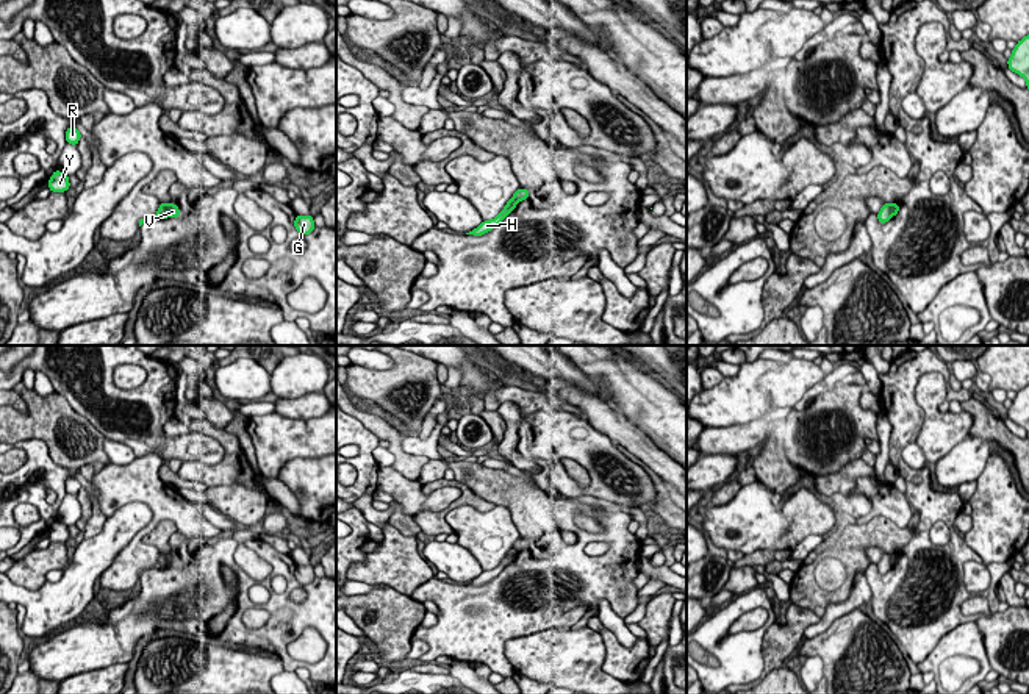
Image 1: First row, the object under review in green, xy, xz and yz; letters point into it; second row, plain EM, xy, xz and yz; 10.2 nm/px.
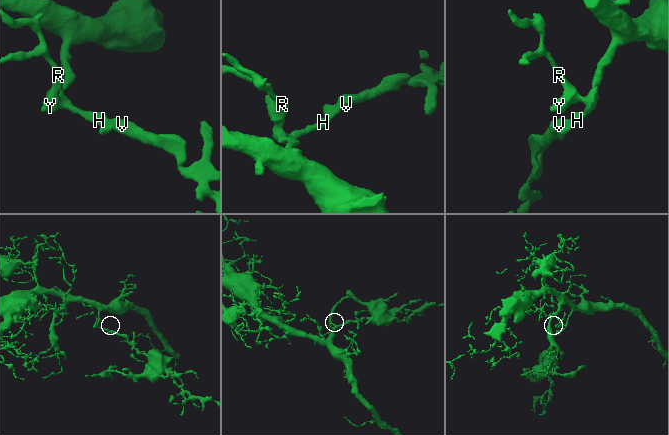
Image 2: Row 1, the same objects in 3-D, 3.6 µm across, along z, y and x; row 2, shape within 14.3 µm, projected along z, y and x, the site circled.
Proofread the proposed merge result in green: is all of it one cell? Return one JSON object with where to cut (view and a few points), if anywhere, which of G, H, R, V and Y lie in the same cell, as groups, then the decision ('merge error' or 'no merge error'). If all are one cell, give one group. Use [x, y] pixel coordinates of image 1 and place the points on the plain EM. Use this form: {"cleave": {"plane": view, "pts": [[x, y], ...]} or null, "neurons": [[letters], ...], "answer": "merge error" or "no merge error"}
{"cleave": {"plane": "xz", "pts": [[513, 547], [518, 550]]}, "neurons": [["G", "V"], ["H", "R", "Y"]], "answer": "merge error"}

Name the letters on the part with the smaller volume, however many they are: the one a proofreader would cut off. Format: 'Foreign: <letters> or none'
Foreign: G, V

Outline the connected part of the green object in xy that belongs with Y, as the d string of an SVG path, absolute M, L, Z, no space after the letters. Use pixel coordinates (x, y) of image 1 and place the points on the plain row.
M55 520L48 528L48 539L52 542L66 542L69 538L69 525L63 524L61 520Z

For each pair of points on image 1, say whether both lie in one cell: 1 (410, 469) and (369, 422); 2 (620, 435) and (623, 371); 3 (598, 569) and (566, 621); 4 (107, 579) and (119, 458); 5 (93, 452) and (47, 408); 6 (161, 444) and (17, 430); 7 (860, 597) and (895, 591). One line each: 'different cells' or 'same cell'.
1: same cell
2: different cells
3: different cells
4: different cells
5: same cell
6: different cells
7: different cells

